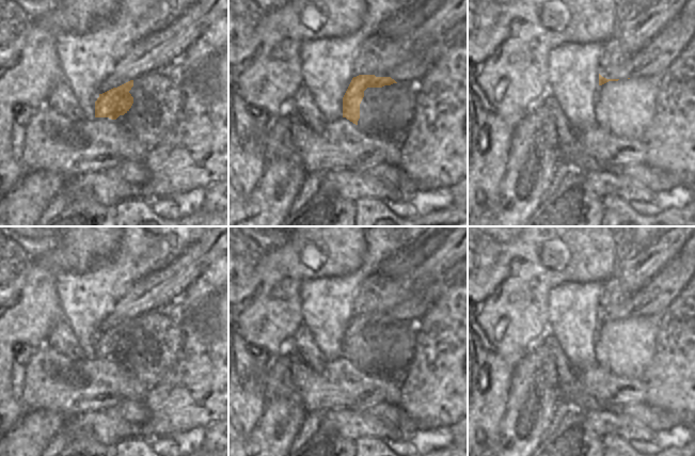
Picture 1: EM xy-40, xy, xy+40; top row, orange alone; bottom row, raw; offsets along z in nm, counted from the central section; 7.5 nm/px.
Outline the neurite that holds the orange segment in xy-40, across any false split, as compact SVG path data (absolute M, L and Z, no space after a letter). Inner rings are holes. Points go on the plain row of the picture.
M130 319L99 333L95 341L95 357L116 359L120 355L127 352L133 343L133 336L129 332L132 326L133 319Z

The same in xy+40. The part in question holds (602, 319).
M679 252L623 303L599 308L599 325L620 318L661 316L695 277L695 254Z

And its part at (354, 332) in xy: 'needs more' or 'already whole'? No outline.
needs more

